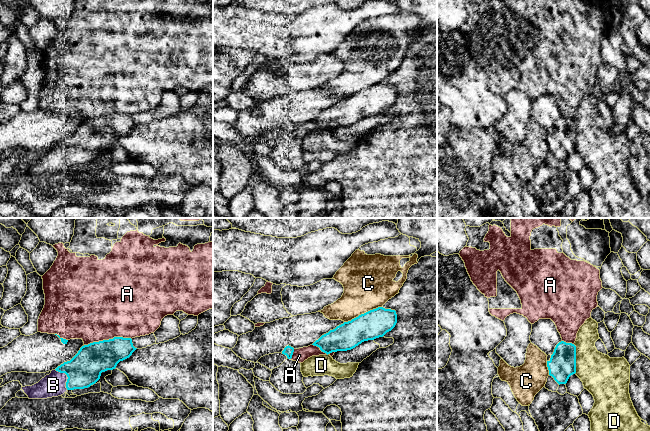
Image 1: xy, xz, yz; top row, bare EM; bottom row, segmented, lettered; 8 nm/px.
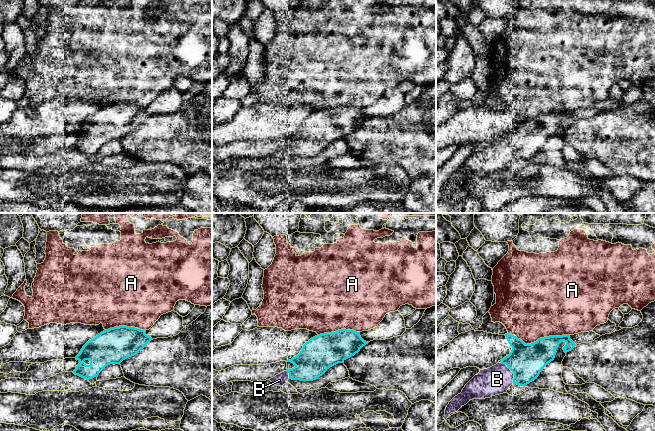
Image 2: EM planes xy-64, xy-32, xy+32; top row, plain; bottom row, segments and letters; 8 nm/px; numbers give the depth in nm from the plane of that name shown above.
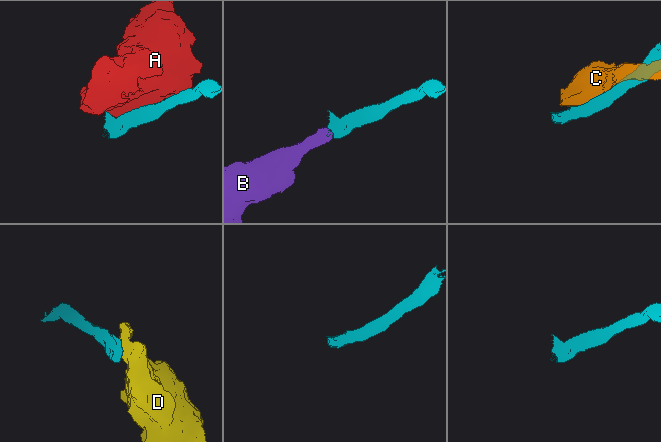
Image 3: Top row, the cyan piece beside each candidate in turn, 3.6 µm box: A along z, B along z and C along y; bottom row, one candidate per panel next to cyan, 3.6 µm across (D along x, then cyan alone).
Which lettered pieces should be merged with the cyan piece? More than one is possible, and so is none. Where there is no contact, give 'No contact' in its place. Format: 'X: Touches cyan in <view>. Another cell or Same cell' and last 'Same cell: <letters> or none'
A: Touches cyan in xy. Another cell
B: Touches cyan in xy. Same cell
C: Touches cyan in xz. Another cell
D: Touches cyan in yz. Another cell
Same cell: B

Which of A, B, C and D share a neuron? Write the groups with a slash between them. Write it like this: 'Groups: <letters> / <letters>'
Groups: A / B / C / D

